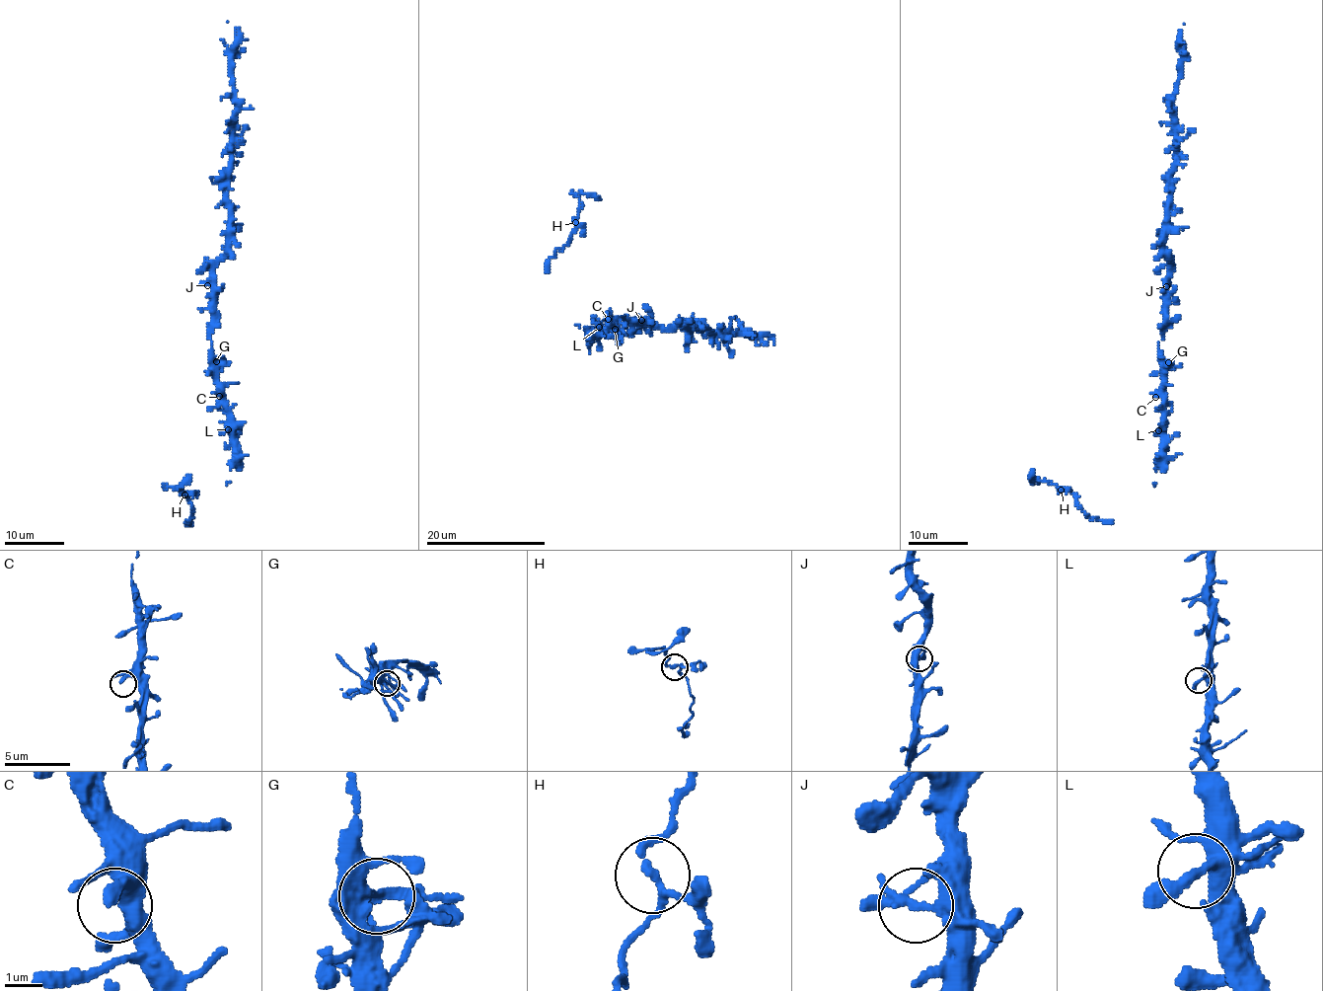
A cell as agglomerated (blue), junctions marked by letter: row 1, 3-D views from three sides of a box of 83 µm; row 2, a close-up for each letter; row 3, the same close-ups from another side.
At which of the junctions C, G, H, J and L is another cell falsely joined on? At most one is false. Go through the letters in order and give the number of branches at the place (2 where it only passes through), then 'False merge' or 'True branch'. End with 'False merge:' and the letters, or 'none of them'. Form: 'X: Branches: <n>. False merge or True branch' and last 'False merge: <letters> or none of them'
C: Branches: 1. True branch
G: Branches: 4. True branch
H: Branches: 3. True branch
J: Branches: 3. True branch
L: Branches: 2. True branch
False merge: none of them

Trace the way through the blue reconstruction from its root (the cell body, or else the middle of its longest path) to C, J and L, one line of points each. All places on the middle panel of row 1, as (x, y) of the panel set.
C: (623, 318), (607, 324), (608, 319)
J: (623, 318), (632, 322), (645, 321), (641, 320)
L: (623, 318), (607, 323), (608, 328), (603, 331), (599, 327)

